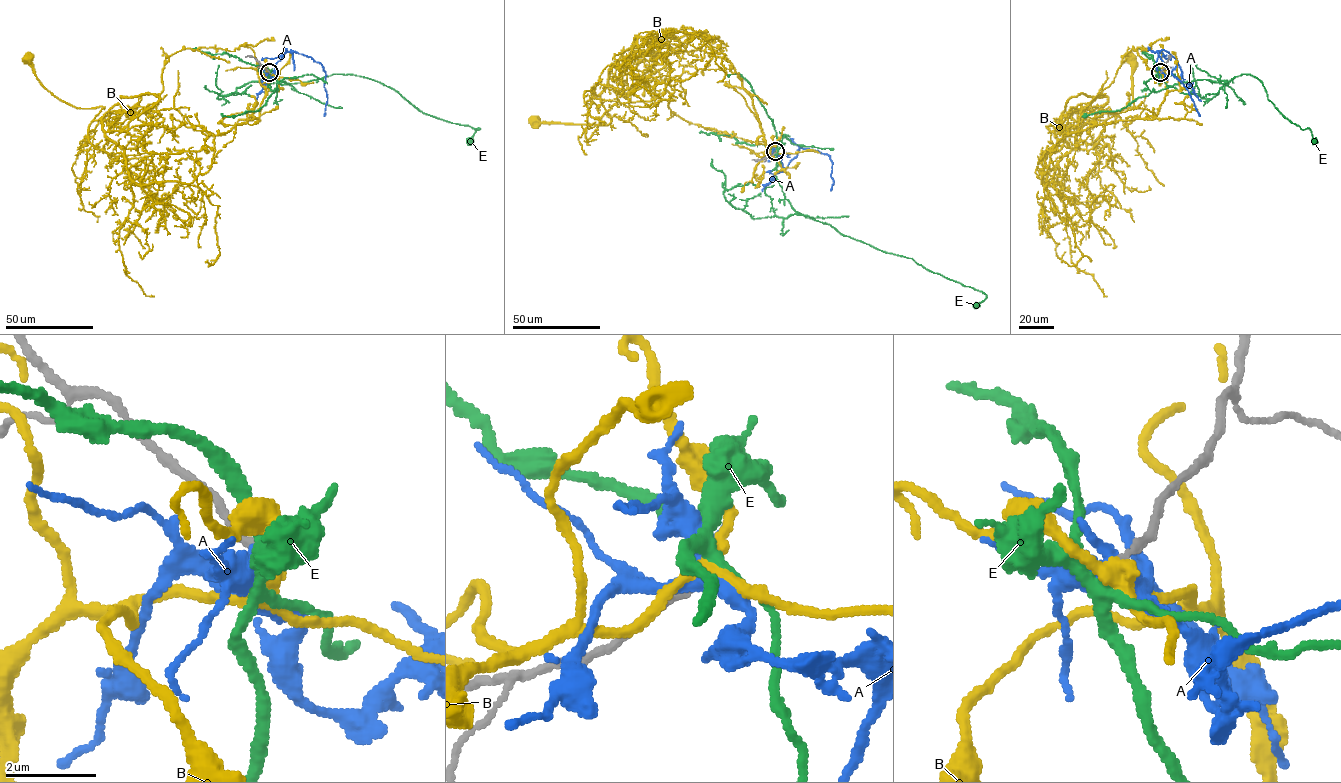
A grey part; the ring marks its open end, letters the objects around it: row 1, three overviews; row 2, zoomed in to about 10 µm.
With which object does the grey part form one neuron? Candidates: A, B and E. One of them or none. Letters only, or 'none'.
E

